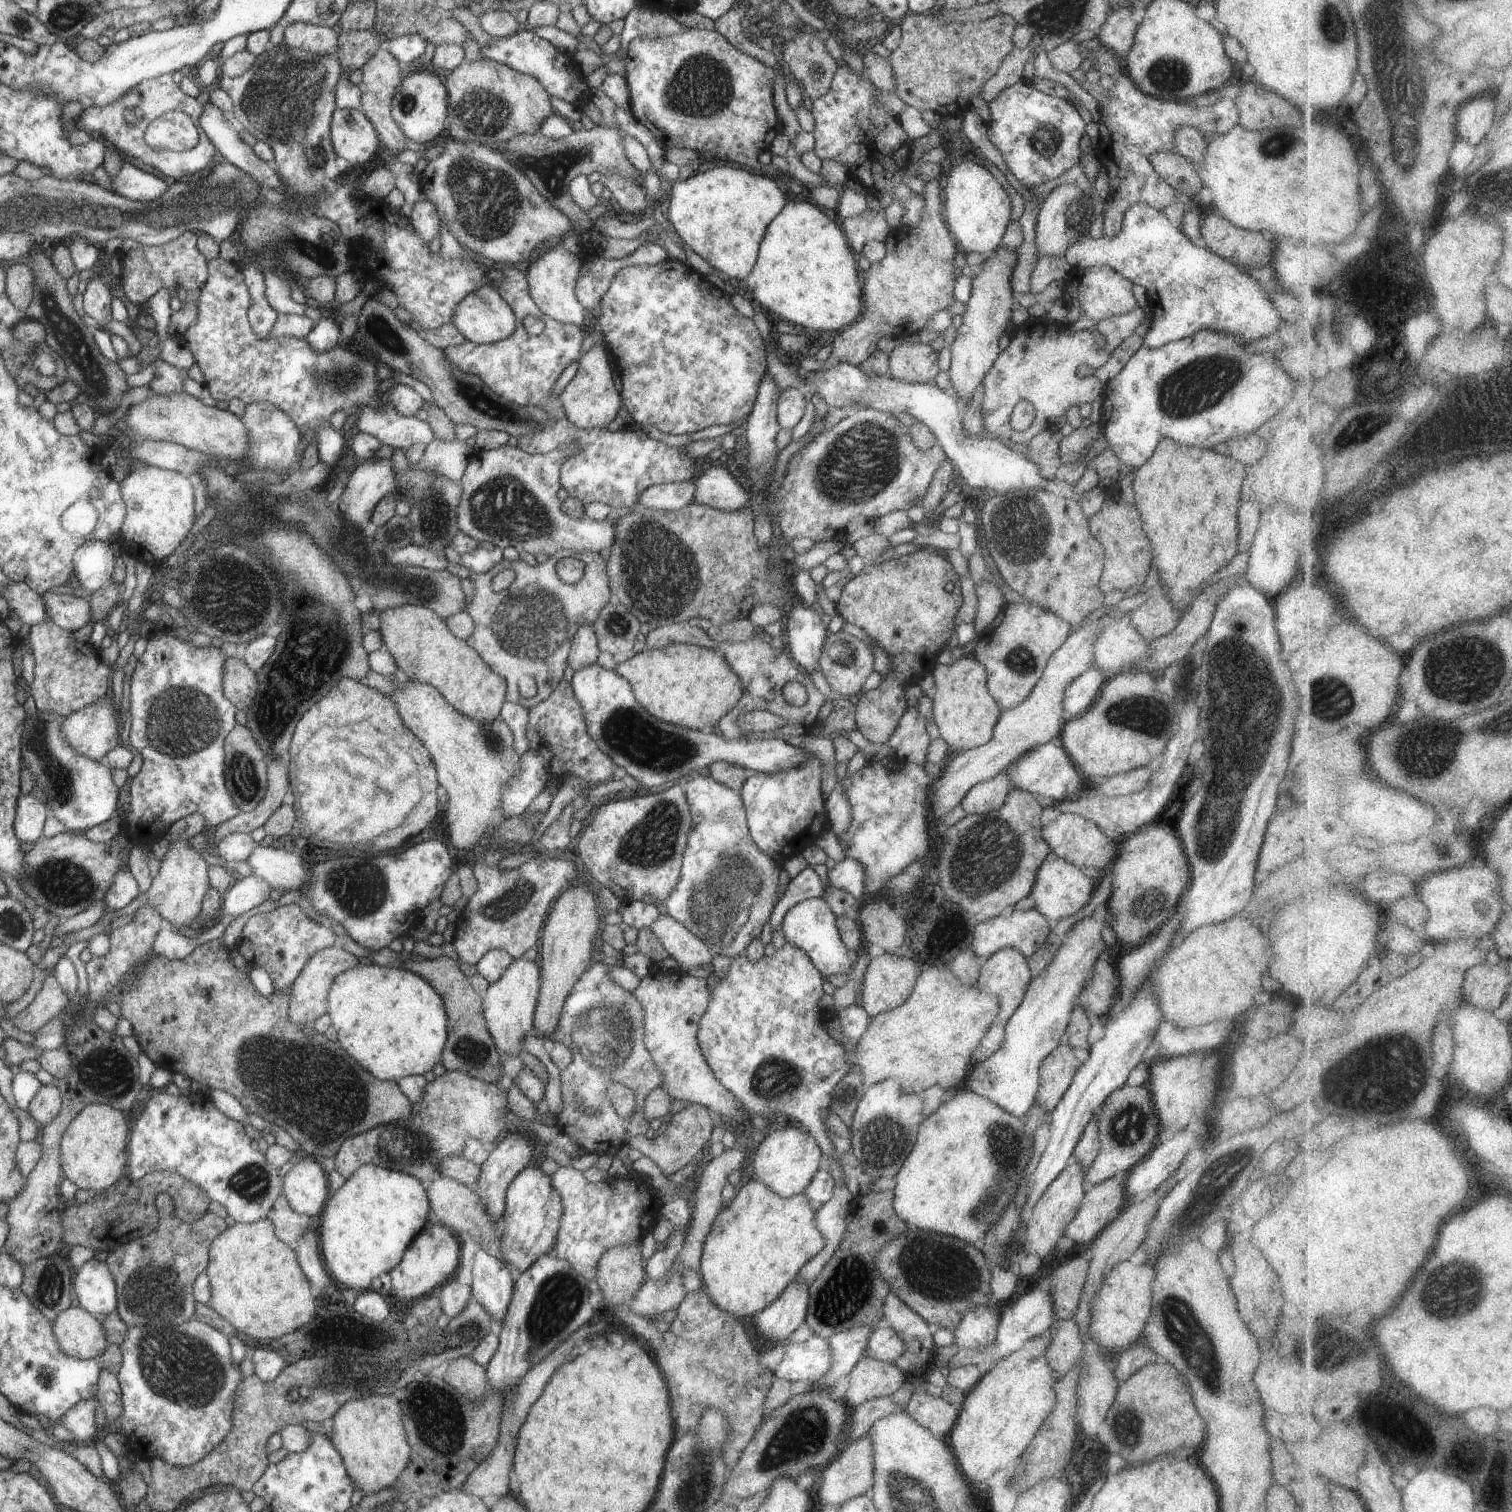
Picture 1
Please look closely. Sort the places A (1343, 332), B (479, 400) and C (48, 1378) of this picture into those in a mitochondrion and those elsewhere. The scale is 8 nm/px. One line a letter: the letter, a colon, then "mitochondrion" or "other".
A: mitochondrion
B: mitochondrion
C: mitochondrion

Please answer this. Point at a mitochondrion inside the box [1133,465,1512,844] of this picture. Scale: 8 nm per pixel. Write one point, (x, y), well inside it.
(1457, 668)

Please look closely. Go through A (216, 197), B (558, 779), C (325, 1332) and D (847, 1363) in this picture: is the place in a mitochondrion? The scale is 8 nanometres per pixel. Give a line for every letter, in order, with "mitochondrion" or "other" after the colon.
A: mitochondrion
B: other
C: other
D: other

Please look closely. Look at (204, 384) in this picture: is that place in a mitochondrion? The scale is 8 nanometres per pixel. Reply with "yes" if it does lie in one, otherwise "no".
no

